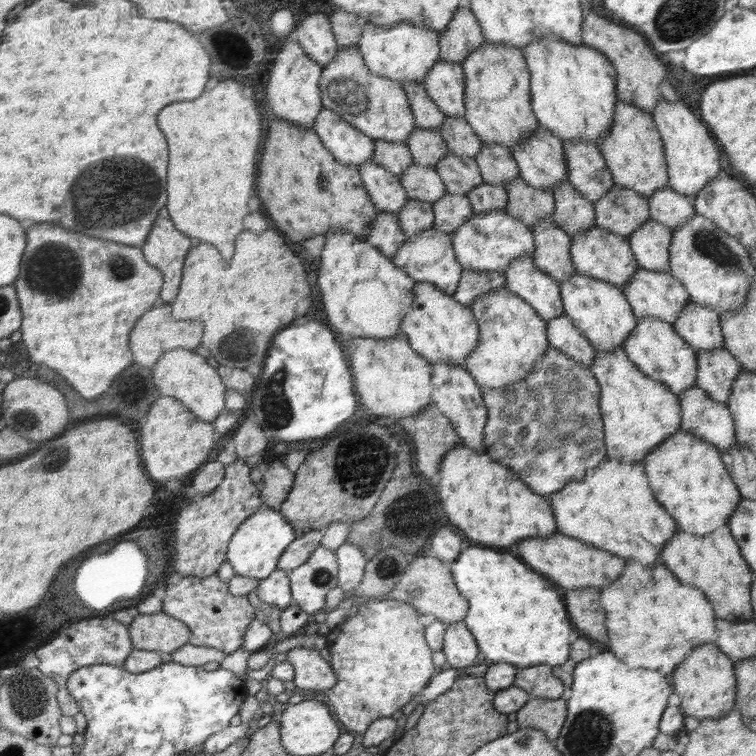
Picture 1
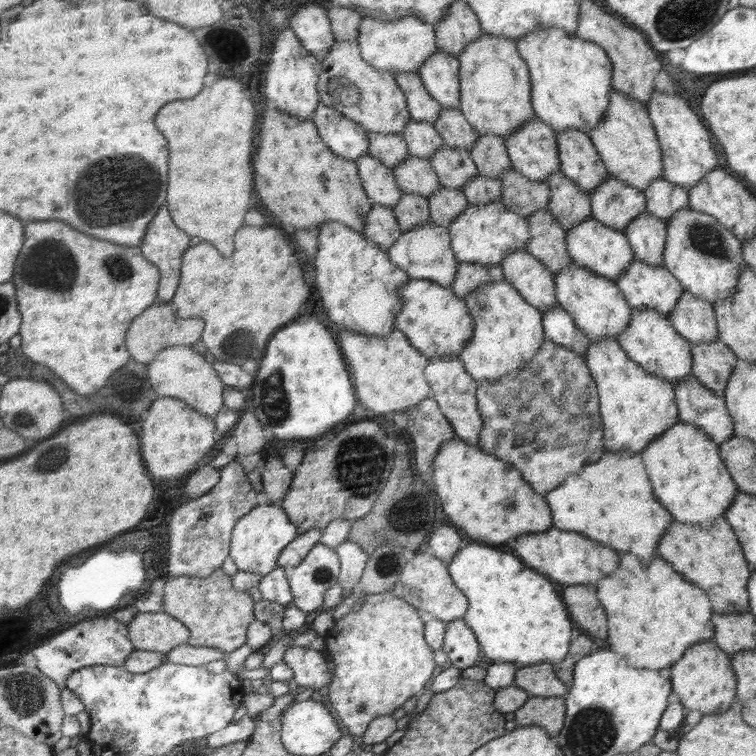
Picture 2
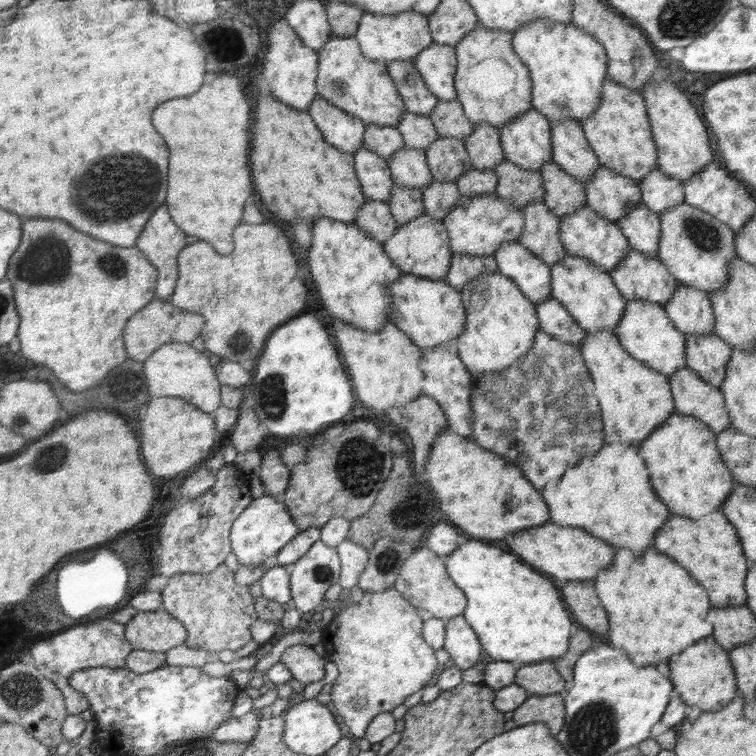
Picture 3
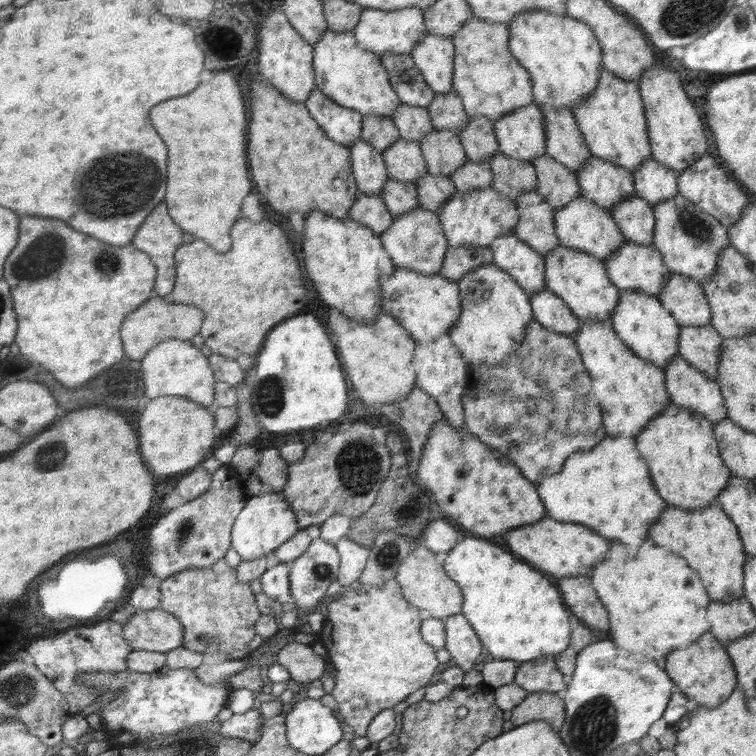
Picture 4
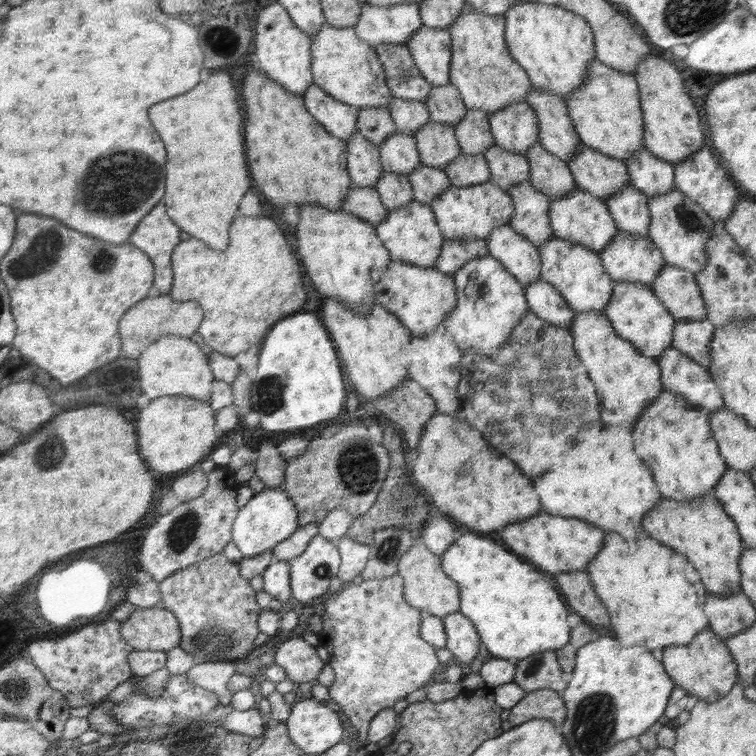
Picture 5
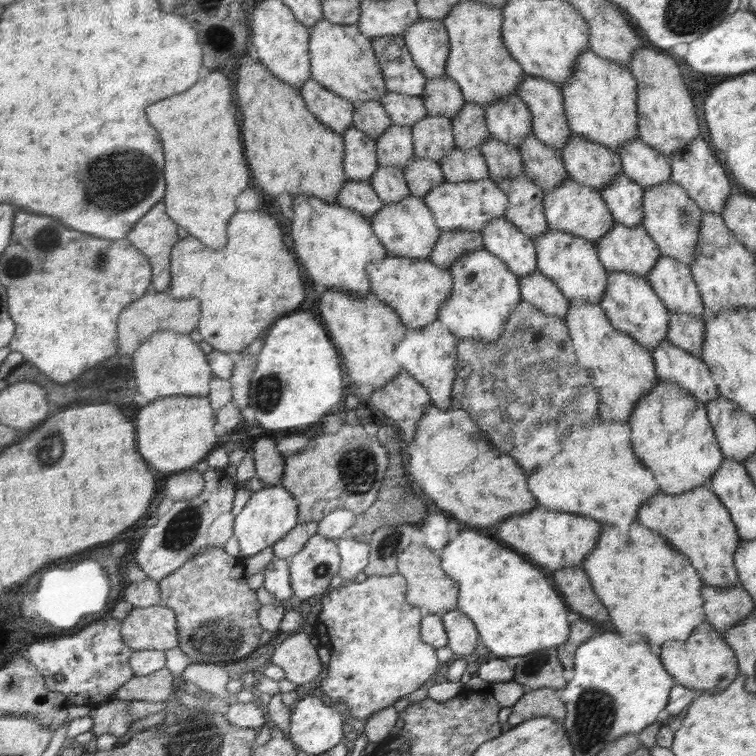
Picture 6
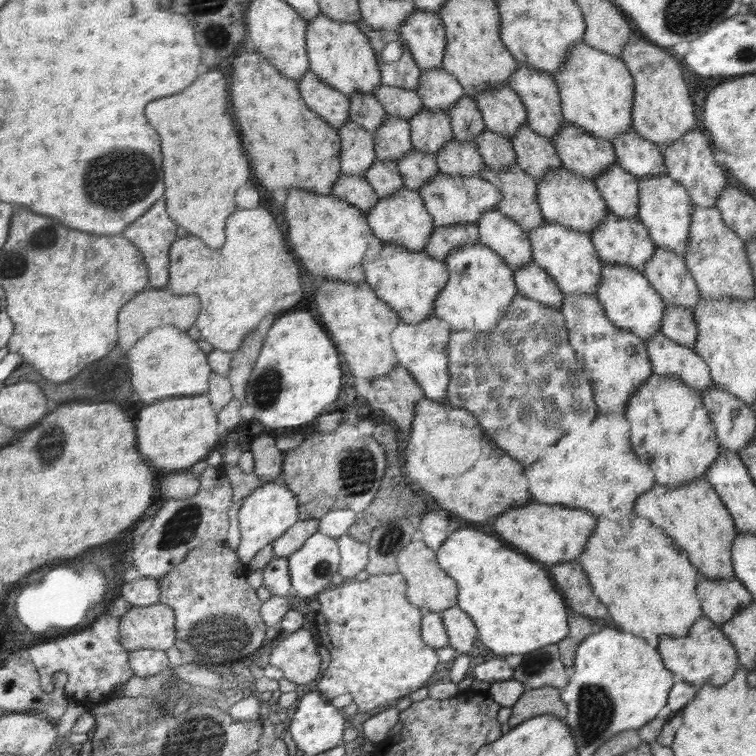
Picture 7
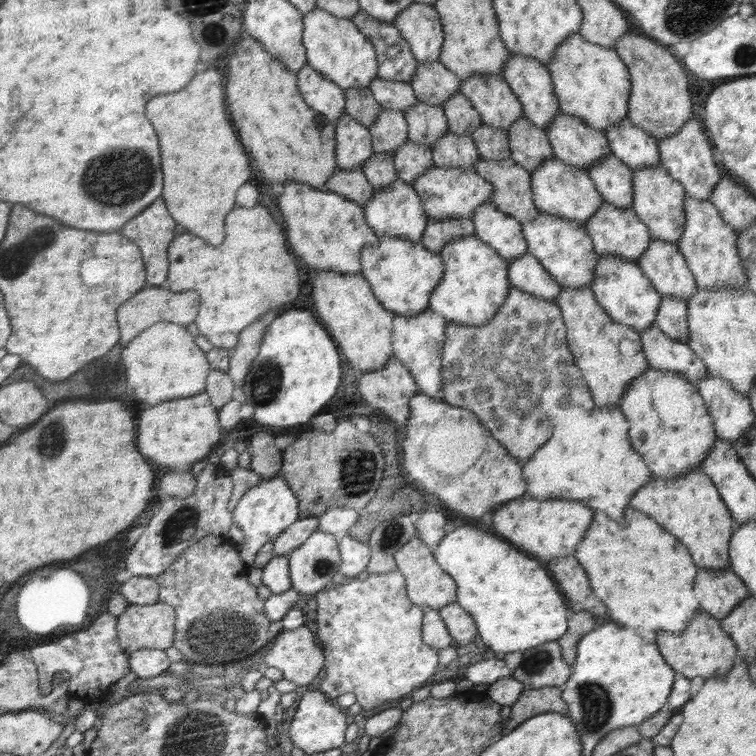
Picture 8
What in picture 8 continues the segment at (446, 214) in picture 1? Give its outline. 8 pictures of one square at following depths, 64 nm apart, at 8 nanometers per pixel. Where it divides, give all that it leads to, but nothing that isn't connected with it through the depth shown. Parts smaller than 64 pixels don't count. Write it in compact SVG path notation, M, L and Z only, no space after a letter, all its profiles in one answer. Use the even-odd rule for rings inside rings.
M406 140L392 155L399 179L409 185L434 165L431 150L426 146L412 144L409 140Z

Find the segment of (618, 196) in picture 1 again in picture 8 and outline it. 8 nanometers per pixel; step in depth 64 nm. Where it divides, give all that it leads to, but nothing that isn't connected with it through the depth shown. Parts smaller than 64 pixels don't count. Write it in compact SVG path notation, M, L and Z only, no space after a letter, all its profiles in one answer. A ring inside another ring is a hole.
M562 109L545 132L556 159L586 172L588 167L603 162L612 154L611 144L604 132L592 128L577 116L563 113Z

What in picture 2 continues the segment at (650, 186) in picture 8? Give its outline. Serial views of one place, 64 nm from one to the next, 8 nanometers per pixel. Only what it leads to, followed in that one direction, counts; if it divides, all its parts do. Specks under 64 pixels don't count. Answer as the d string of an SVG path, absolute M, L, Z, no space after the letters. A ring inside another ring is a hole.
M692 208L672 215L666 223L667 244L663 252L663 267L681 282L686 292L716 304L720 299L731 298L739 291L739 280L742 278L743 270L748 267L742 253L743 243L739 237L734 236L723 224L720 224L716 217Z

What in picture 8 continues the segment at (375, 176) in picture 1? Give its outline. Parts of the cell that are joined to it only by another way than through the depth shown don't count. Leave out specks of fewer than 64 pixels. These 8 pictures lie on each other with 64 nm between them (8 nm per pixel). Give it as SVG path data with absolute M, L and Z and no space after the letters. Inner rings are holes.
M344 114L334 125L338 140L338 168L362 170L374 156L374 142L370 129L348 114Z

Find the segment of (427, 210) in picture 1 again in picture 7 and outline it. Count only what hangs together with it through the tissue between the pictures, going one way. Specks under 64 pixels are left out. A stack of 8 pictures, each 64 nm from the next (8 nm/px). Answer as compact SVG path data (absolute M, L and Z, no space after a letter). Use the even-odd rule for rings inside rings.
M376 160L376 164L364 174L364 177L382 197L398 194L403 190L403 175L399 172L399 165L394 161Z

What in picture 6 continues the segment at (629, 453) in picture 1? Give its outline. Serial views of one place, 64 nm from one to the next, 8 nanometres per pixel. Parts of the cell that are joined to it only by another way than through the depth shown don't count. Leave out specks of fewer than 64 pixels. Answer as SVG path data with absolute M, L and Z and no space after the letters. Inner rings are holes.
M569 300L565 319L571 329L578 366L588 368L592 380L596 380L596 388L600 388L600 396L604 396L604 408L598 406L599 418L628 422L639 400L658 386L651 353L635 337L617 330L598 303Z

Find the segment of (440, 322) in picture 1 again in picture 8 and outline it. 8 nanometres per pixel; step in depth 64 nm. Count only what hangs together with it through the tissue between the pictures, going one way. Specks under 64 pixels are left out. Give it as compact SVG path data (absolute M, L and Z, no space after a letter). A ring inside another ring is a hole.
M382 235L379 236L379 240L378 246L368 246L362 252L362 275L370 282L371 289L379 299L379 303L396 315L407 317L423 314L424 311L430 310L430 295L434 292L434 288L439 287L439 282L444 274L444 265L439 254L427 249L422 242L415 243L402 237Z

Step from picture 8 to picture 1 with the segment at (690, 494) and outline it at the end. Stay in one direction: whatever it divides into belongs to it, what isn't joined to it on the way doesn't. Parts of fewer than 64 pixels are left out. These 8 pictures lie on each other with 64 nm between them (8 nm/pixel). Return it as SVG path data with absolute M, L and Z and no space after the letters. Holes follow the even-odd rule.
M728 525L704 536L694 536L680 530L680 536L676 536L676 540L668 544L668 552L664 552L664 564L672 568L684 584L692 584L706 593L707 599L714 604L716 618L732 622L754 620L755 611L751 603L754 573Z

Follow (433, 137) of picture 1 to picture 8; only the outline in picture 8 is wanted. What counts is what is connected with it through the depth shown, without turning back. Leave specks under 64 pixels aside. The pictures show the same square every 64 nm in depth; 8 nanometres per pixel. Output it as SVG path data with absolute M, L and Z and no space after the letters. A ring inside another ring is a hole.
M374 78L369 84L373 97L384 109L396 109L404 112L419 100L413 88L405 82Z

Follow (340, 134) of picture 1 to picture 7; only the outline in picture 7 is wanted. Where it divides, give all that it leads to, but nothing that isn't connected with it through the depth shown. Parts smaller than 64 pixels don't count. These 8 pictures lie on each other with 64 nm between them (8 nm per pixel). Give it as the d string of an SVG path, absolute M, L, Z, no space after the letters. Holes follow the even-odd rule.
M311 71L299 80L298 87L307 107L319 113L337 130L350 119L350 97L321 81Z

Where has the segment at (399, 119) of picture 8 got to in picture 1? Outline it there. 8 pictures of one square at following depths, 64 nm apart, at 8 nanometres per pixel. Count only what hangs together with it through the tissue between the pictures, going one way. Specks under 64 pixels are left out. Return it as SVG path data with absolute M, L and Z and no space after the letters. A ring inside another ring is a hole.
M412 163L399 177L407 191L407 196L414 200L434 204L447 192L442 177L434 168Z

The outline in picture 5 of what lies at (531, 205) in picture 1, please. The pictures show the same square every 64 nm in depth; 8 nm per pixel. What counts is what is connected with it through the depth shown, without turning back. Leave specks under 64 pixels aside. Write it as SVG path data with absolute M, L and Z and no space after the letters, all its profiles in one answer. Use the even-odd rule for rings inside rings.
M497 145L490 146L483 155L491 169L489 181L504 192L522 182L530 182L531 167L526 156L508 152Z

